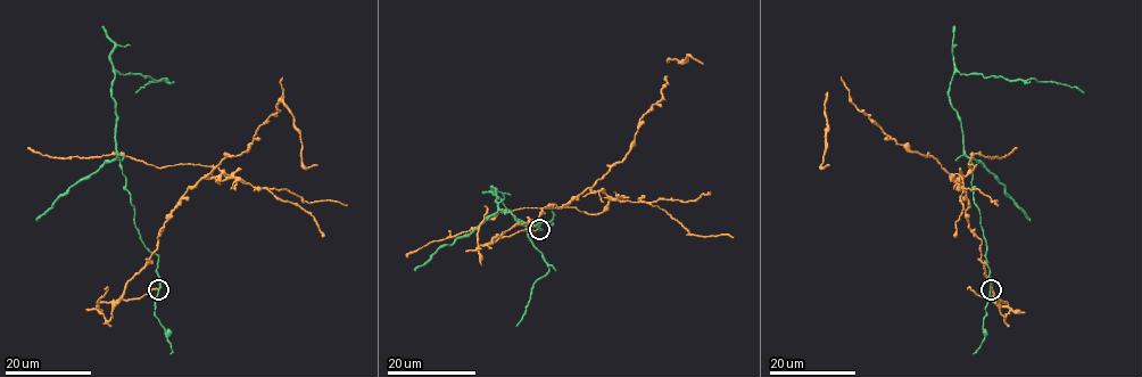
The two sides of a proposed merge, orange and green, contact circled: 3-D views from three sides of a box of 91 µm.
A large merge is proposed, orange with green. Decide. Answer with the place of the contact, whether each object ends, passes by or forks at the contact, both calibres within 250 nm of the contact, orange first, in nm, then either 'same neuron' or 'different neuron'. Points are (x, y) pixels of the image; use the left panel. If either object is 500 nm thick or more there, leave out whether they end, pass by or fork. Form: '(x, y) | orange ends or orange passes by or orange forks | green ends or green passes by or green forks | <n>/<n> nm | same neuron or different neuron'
(158, 289) | orange ends | green passes by | 120/150 nm | different neuron

